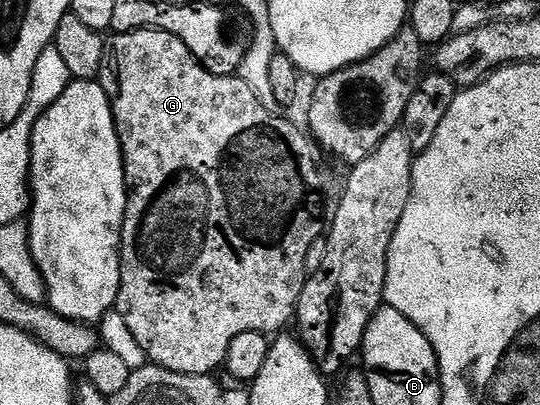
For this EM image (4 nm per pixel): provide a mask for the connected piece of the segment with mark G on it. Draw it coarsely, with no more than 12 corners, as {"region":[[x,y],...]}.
{"region":[[162,29],[99,80],[115,312],[216,374],[294,320],[327,229],[304,132]]}

